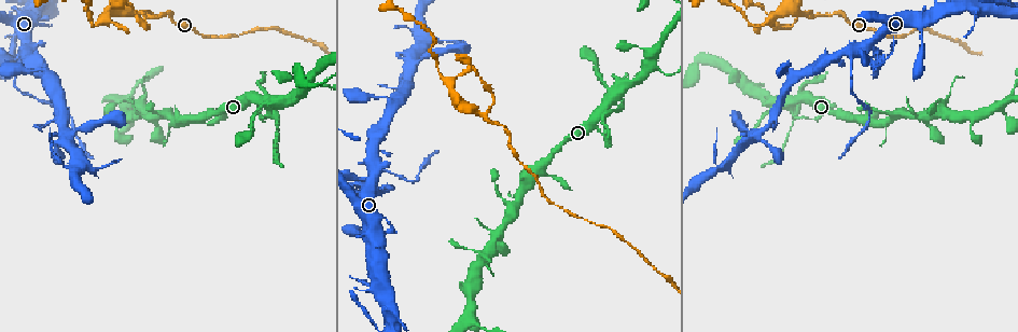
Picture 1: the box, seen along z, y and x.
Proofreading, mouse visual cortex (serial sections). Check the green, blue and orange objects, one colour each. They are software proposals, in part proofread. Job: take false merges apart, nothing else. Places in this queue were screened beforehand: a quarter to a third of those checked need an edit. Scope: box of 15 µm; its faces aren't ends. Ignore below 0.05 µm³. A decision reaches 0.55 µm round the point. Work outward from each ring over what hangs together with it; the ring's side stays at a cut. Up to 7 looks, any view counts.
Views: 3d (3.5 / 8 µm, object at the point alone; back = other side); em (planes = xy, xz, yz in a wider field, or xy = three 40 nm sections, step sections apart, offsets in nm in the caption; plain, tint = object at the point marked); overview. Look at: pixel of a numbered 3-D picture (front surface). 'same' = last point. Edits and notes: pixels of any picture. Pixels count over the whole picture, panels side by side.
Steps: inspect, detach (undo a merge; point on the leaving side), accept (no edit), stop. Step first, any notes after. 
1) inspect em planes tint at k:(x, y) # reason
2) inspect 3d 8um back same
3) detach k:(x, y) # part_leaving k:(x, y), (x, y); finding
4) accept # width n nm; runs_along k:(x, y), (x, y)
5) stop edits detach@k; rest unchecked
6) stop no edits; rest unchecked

inspect 3d 3.5um at 1:(487, 252) # a narrow waist

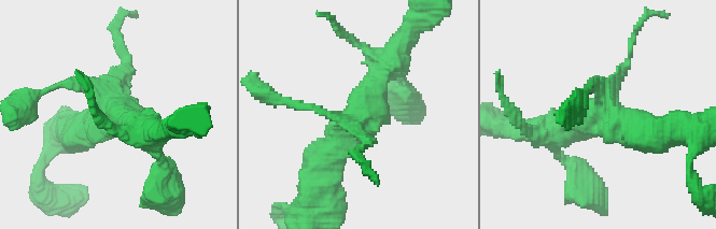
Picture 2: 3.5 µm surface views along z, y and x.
inspect em xy step 5 tint at 2:(601, 119) # now the EM

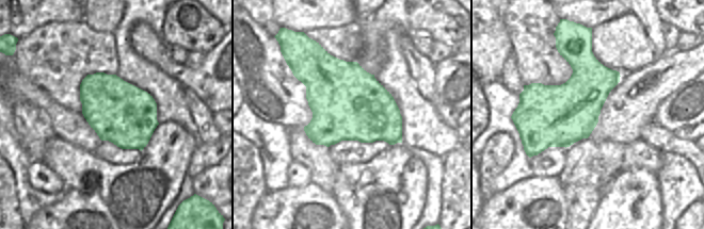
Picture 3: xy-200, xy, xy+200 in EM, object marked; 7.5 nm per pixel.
accept # runs_along 2:(392, 59), (323, 172); all the same cell

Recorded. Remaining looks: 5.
inspect 3d 3.5um at 1:(612, 103)

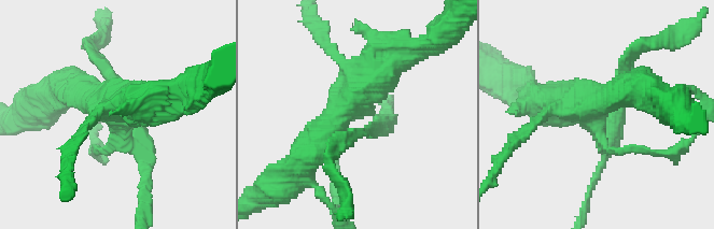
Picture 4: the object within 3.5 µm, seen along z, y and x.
inspect em xy step 3 plain at 4:(120, 119) # now the EM

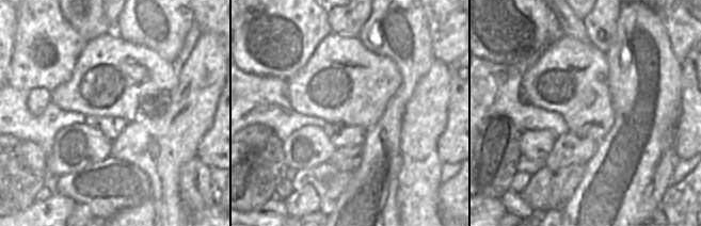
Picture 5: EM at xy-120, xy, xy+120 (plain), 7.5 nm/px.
inspect em xy step 3 tint same

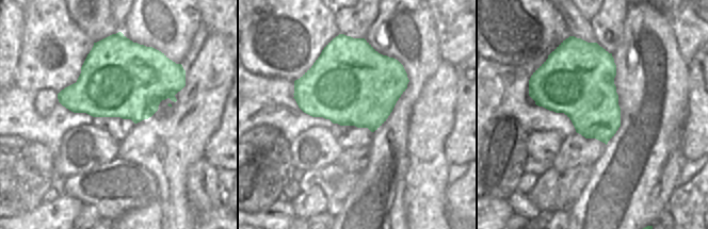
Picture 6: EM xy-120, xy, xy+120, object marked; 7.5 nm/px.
detach 4:(148, 184) # a second cell is stuck on

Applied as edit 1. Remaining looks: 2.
inspect 3d 3.5um at 1:(842, 13) # abrupt turn

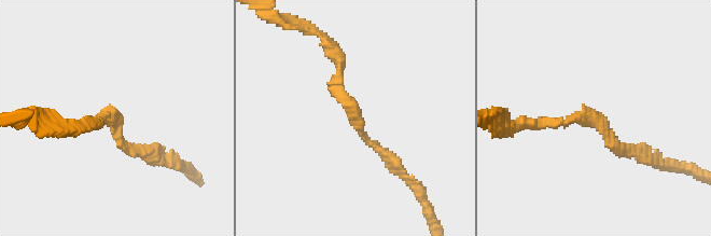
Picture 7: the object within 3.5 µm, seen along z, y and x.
accept # arm_widths 150, 150 nm; runs_along 7:(385, 155), (335, 92), (335, 50); one cell here

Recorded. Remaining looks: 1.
stop edits detach@4; rest unchecked

